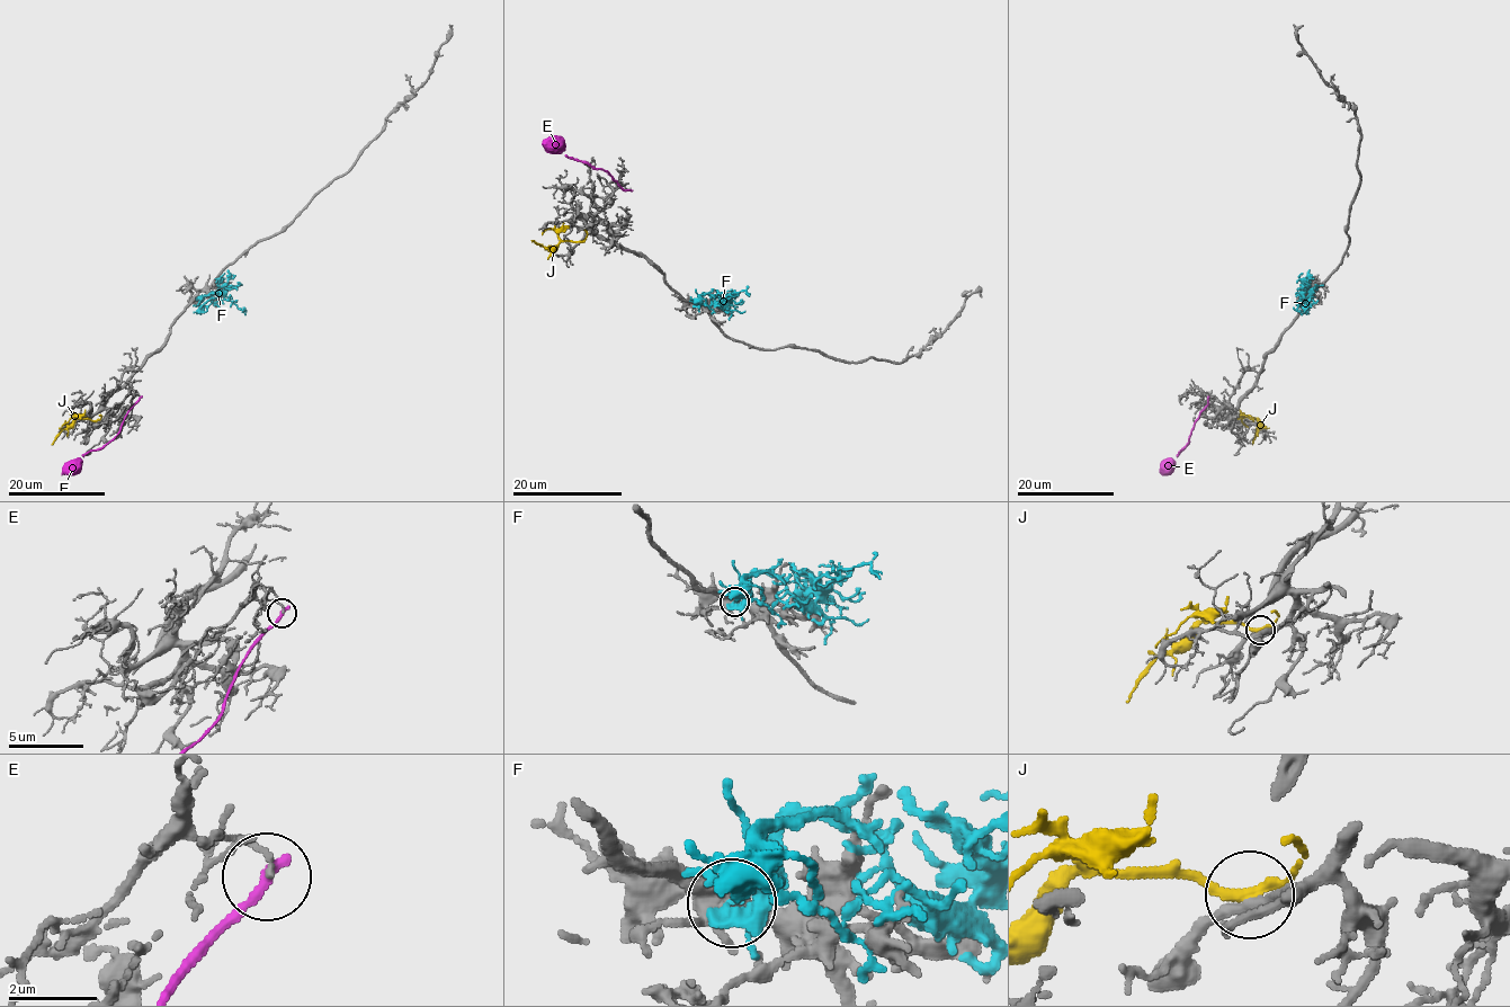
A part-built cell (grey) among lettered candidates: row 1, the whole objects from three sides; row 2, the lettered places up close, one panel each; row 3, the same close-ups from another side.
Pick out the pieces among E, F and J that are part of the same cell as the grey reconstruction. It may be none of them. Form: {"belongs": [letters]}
{"belongs": []}

